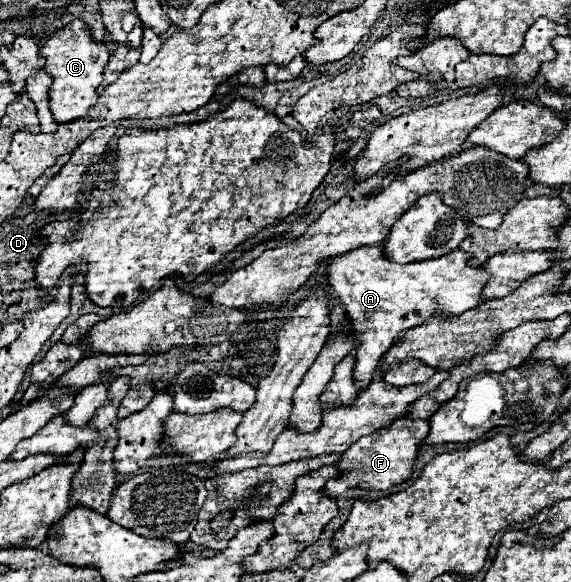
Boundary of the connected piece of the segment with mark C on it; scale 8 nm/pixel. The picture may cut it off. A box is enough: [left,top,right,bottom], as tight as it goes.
[41,18,111,122]

